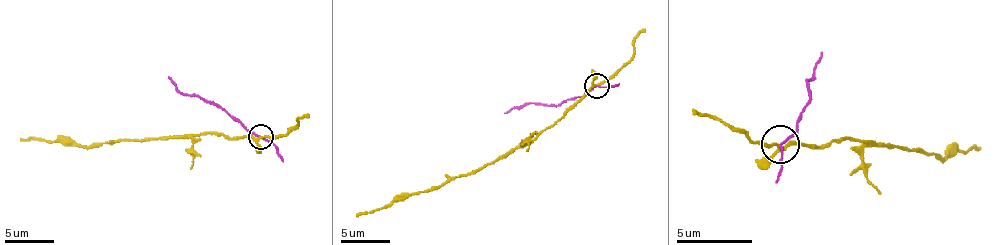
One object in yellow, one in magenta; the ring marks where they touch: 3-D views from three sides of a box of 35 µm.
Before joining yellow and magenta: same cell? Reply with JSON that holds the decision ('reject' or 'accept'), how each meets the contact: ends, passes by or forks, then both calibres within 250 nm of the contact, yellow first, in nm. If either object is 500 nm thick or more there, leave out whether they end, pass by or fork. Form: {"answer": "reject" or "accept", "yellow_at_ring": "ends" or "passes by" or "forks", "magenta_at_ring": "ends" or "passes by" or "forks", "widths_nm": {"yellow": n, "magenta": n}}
{"answer": "reject", "yellow_at_ring": "forks", "magenta_at_ring": "passes by", "widths_nm": {"yellow": 160, "magenta": 130}}

